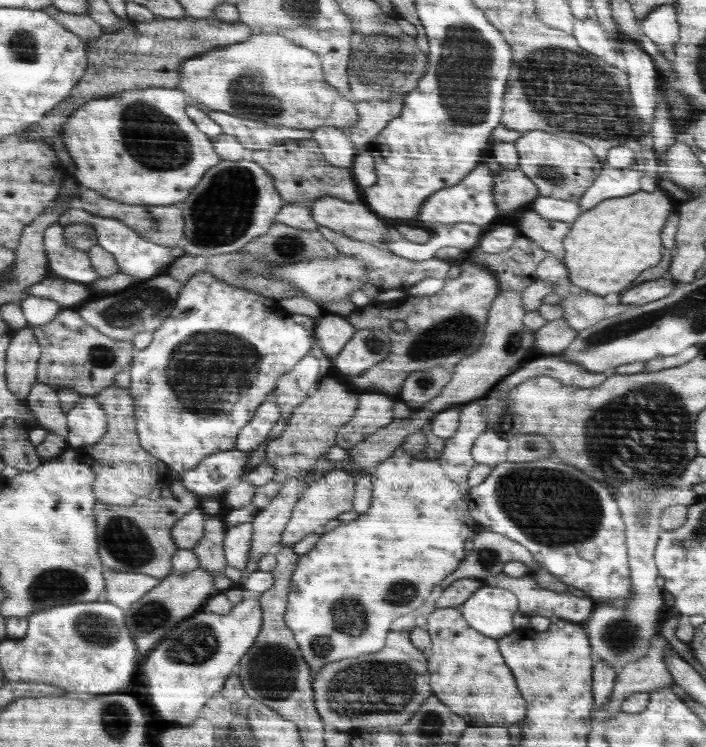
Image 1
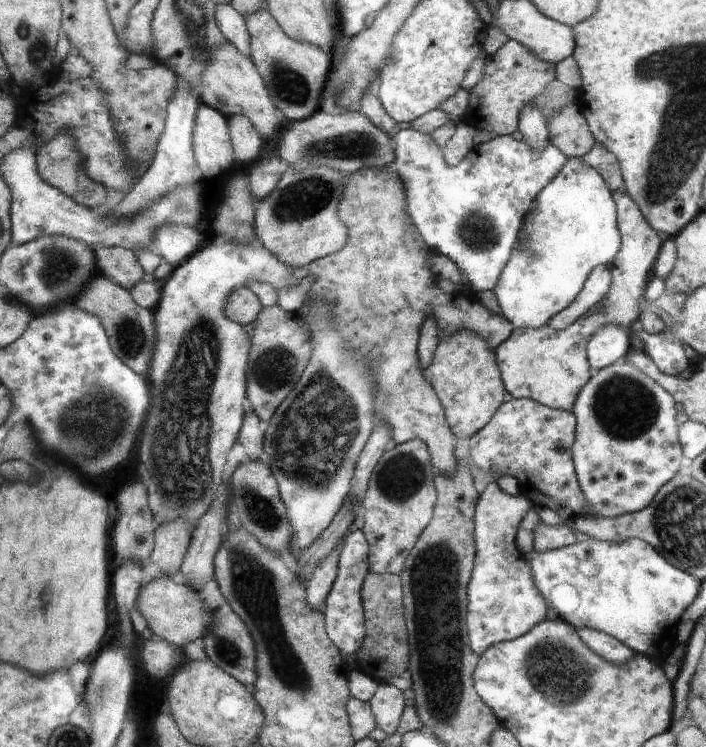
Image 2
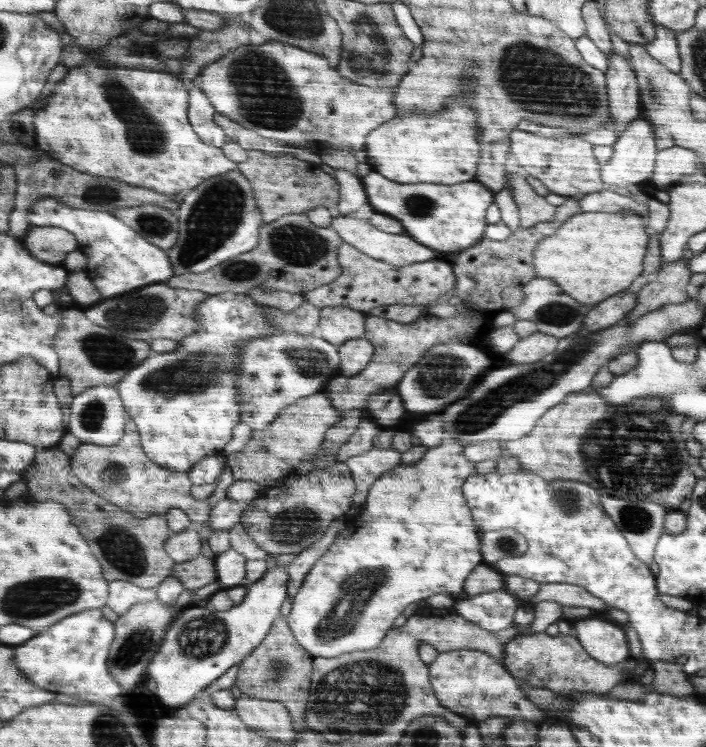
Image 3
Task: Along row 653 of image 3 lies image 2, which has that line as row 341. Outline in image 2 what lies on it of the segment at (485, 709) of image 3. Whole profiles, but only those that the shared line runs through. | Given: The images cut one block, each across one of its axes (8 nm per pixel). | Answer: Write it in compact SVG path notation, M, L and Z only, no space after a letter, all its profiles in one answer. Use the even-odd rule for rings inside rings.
M458 330L456 334L439 340L432 362L425 372L431 378L431 386L443 403L447 421L457 439L469 440L488 424L504 403L507 390L496 362L495 349L490 348L490 344L472 330Z

